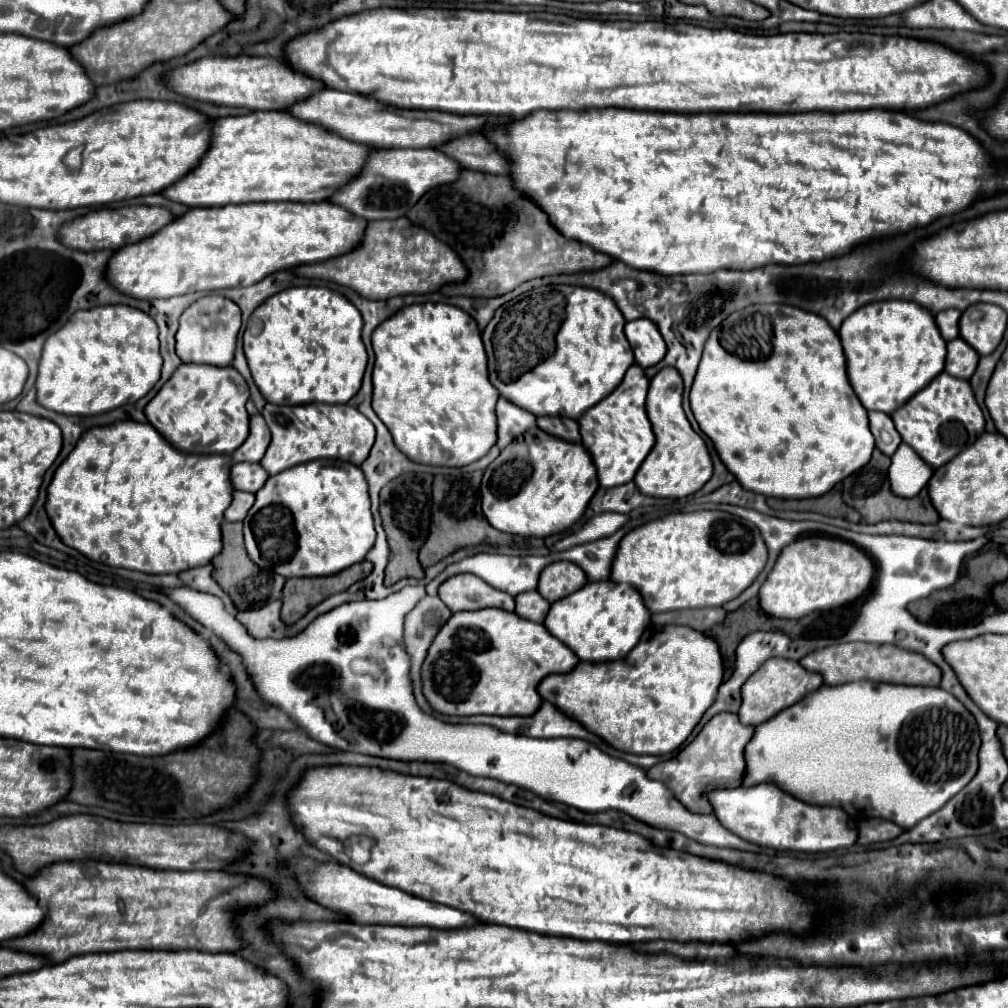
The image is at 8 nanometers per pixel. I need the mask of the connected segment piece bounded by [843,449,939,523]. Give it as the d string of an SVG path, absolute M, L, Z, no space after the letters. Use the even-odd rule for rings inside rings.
M875 449L871 461L863 469L855 471L843 481L843 501L849 507L857 509L865 523L877 523L877 521L887 521L887 519L899 519L899 521L909 521L909 523L937 523L939 513L933 509L925 489L913 499L903 499L891 493L889 481L887 481L889 463L891 463L889 457L883 455L879 449Z

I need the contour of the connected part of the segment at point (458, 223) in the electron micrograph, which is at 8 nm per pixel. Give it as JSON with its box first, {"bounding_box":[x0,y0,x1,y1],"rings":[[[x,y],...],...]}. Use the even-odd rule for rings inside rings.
{"bounding_box":[407,171,613,297],"rings":[[[467,171],[467,177],[459,181],[459,185],[441,185],[439,189],[431,189],[429,193],[419,199],[419,203],[407,213],[407,217],[417,223],[421,213],[421,225],[441,237],[443,243],[451,245],[469,267],[469,279],[457,285],[445,285],[441,293],[457,295],[463,293],[465,297],[497,297],[513,291],[525,281],[545,277],[545,275],[559,275],[559,273],[581,273],[581,271],[597,271],[613,263],[609,255],[599,251],[593,253],[587,245],[563,237],[549,221],[547,213],[525,193],[513,187],[513,179],[505,175],[489,175],[479,171]]]}

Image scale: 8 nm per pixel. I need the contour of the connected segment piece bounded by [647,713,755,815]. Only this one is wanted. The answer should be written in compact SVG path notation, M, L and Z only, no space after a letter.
M719 713L719 715L715 715L715 717L701 729L701 733L699 733L683 751L677 753L677 757L675 757L677 765L673 765L673 763L657 763L655 767L651 767L651 769L647 771L647 777L657 779L657 781L663 781L663 783L671 789L671 793L673 793L687 809L691 809L691 813L705 813L705 815L707 815L707 813L713 813L713 807L711 807L707 795L709 795L711 791L715 791L715 789L735 789L735 787L741 787L741 779L743 779L743 773L745 773L745 755L743 755L743 751L745 751L747 743L751 741L753 733L755 733L755 727L743 725L743 723L739 721L737 713Z

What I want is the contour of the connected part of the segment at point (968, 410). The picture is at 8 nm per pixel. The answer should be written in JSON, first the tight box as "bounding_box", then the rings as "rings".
{"bounding_box":[891,373,985,467],"rings":[[[939,373],[925,389],[911,397],[903,407],[891,413],[891,419],[901,439],[911,445],[931,467],[941,467],[951,461],[963,447],[977,441],[985,431],[985,417],[975,401],[969,381]]]}

